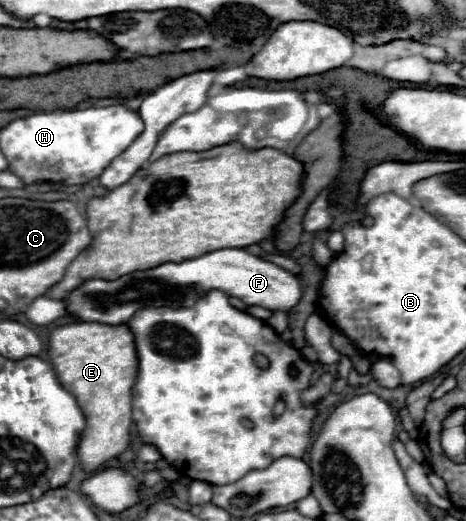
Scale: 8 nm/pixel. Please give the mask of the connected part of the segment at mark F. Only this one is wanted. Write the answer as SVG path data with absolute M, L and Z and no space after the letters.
M219 249L219 251L211 251L205 253L201 257L195 259L187 259L181 263L163 263L155 269L147 269L147 271L135 271L129 275L123 275L117 281L103 281L103 279L95 279L95 281L87 281L81 287L77 287L75 291L69 293L69 297L65 299L71 315L79 321L95 321L95 323L103 323L103 325L119 325L125 323L127 319L133 317L135 311L143 309L143 307L191 307L199 297L203 297L205 293L209 293L211 289L219 289L231 297L241 299L245 305L259 305L271 311L289 311L293 305L297 305L297 301L301 299L301 285L299 279L295 275L291 275L289 271L285 271L283 267L277 267L269 261L261 261L255 255L249 255L245 249Z

